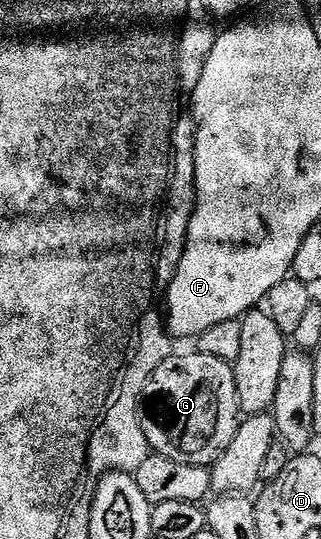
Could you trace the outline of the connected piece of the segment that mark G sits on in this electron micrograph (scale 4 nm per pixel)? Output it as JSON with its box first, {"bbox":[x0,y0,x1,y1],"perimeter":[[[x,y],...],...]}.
{"bbox":[139,350,241,468],"perimeter":[[[197,350],[172,354],[147,379],[139,398],[139,417],[154,455],[202,468],[214,465],[241,423],[234,367]]]}

